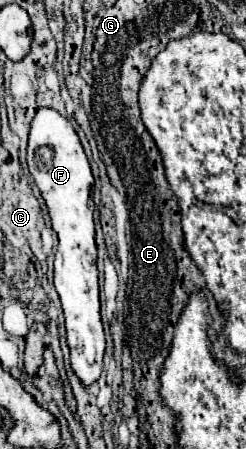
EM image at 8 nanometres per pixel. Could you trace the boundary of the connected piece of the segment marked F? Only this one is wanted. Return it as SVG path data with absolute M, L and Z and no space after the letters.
M39 108L31 132L29 132L29 146L27 146L27 162L29 172L35 184L41 190L41 196L49 208L53 230L59 236L59 248L55 254L55 288L61 298L61 306L65 312L65 326L67 326L67 344L71 348L71 366L75 374L83 380L83 384L91 384L99 378L103 368L103 354L105 354L105 332L99 314L99 270L95 266L97 260L97 244L95 244L95 224L93 224L93 202L91 202L91 188L93 188L93 174L81 140L71 126L71 122L53 108Z

